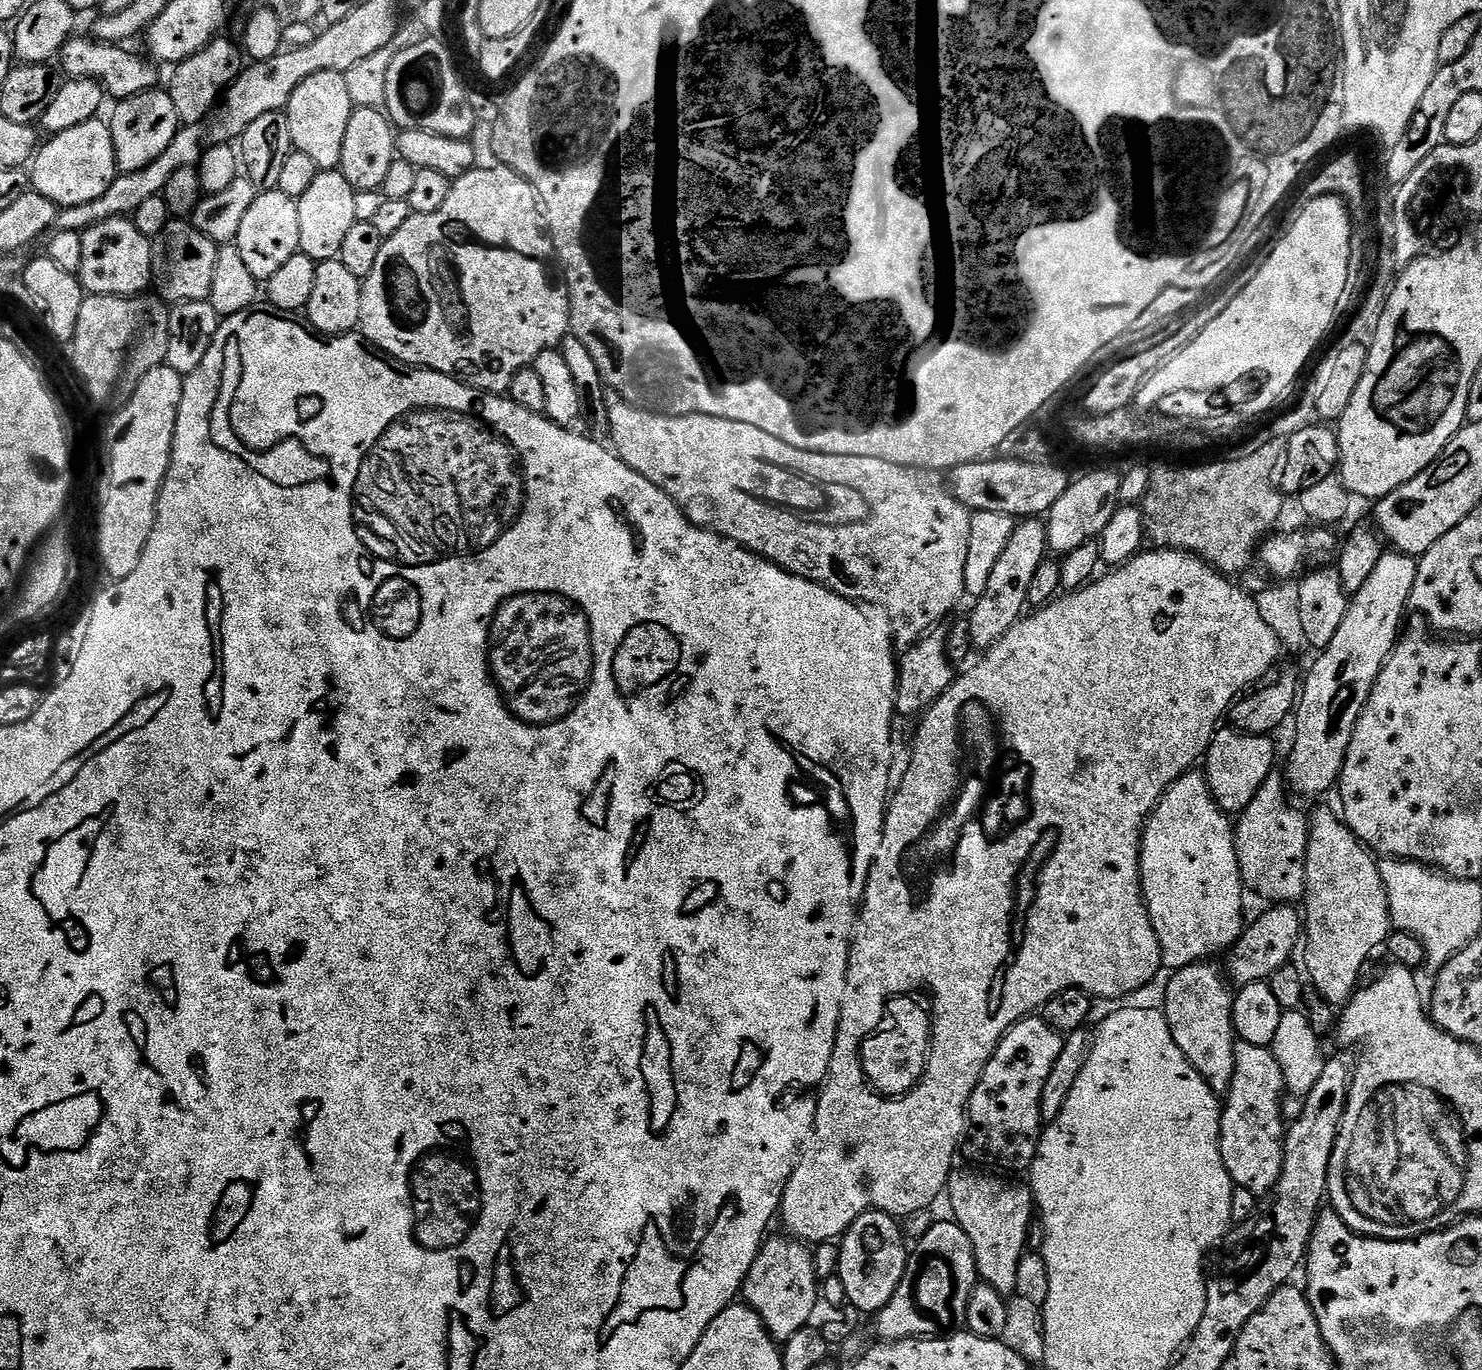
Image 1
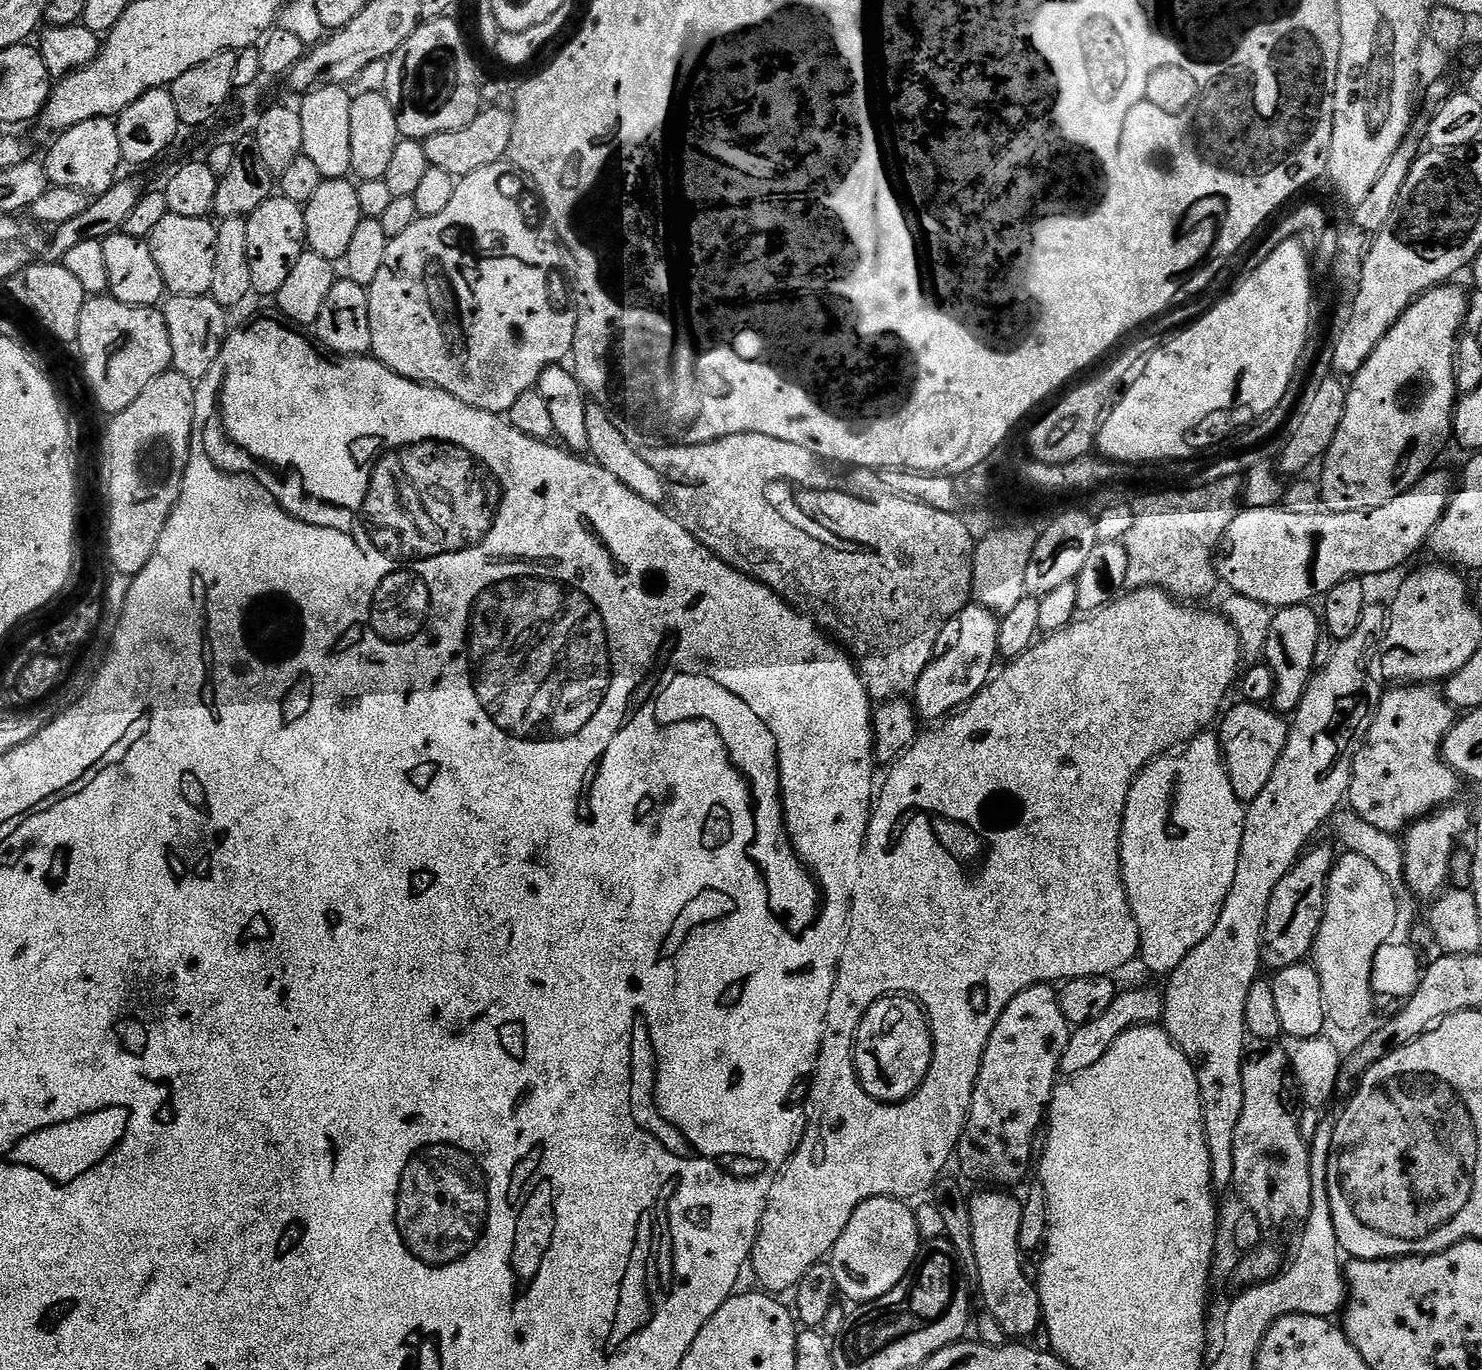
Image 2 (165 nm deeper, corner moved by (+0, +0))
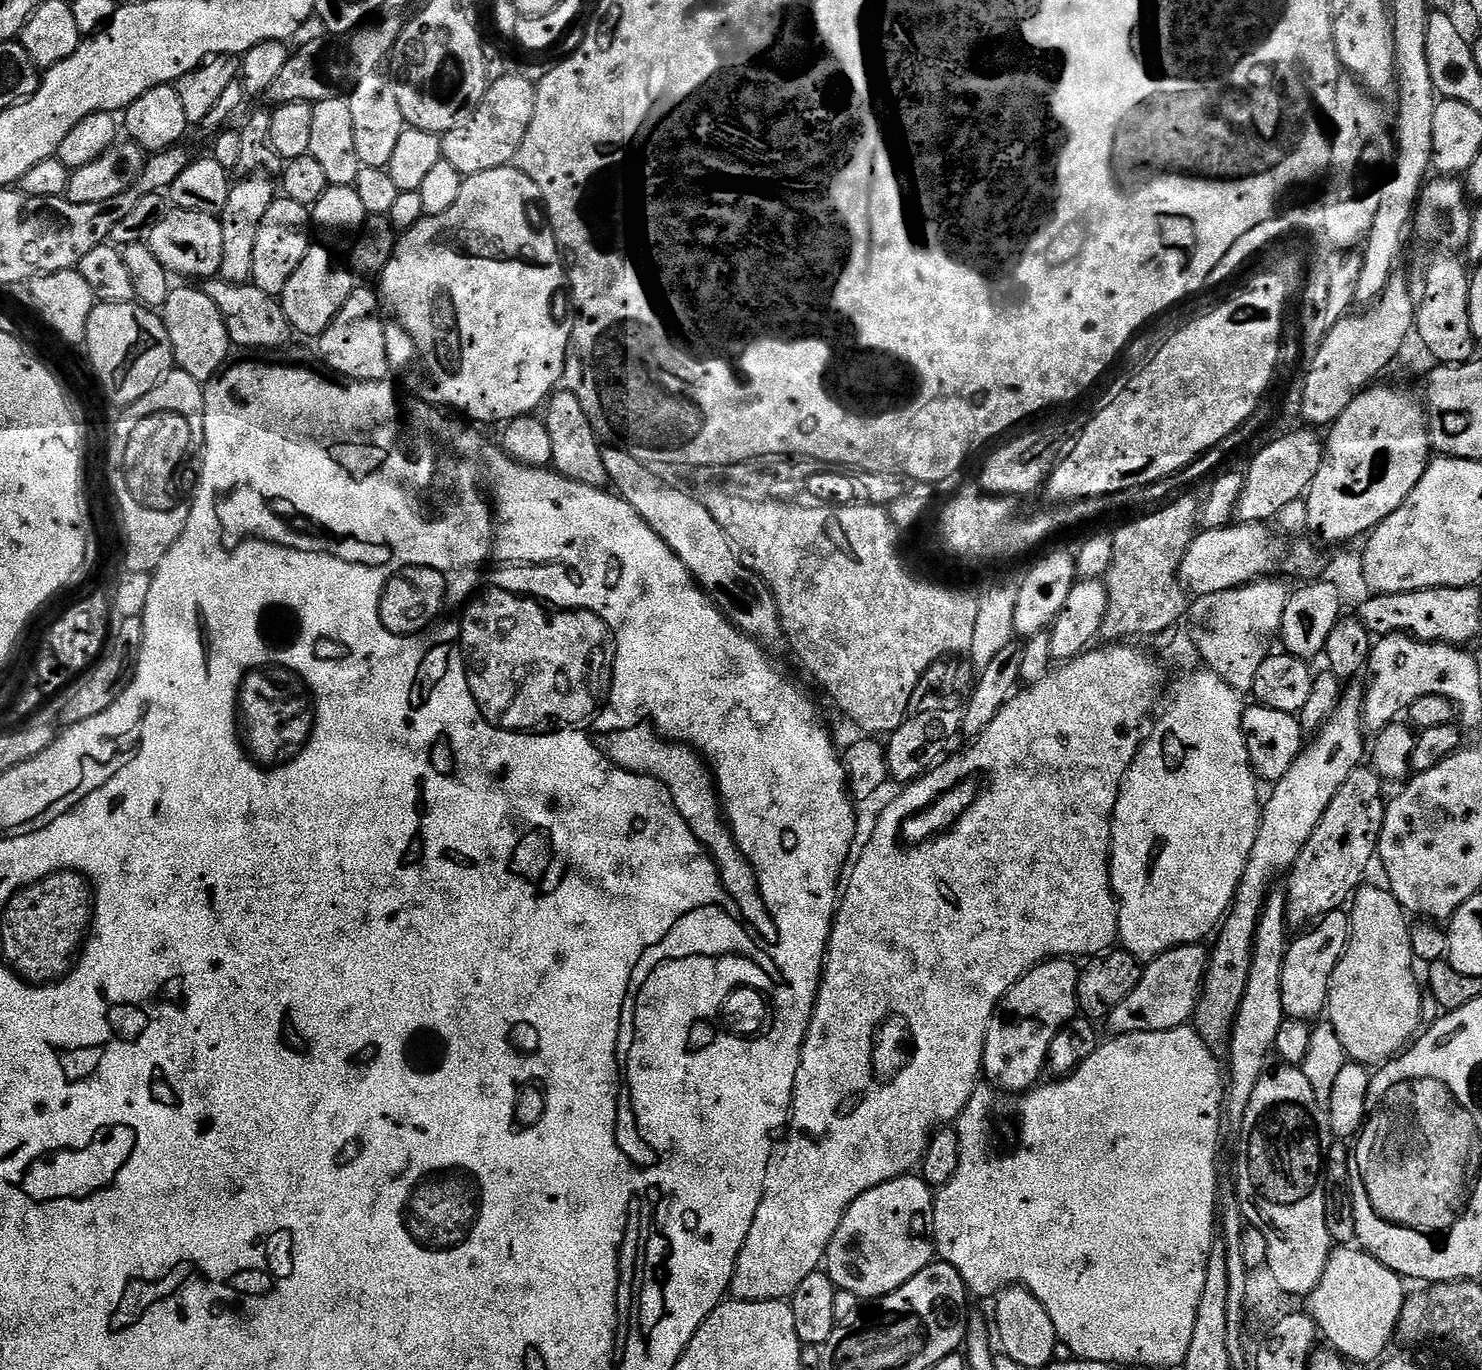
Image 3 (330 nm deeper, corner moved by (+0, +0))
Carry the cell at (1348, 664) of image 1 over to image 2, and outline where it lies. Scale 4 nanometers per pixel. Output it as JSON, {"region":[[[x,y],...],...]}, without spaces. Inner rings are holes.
{"region":[[[1375,602],[1369,603],[1354,634],[1335,645],[1330,662],[1319,669],[1308,683],[1306,694],[1294,713],[1296,721],[1293,719],[1288,729],[1286,750],[1282,750],[1282,758],[1278,758],[1278,766],[1274,766],[1270,782],[1266,782],[1266,787],[1262,794],[1258,794],[1258,798],[1250,801],[1244,813],[1242,850],[1238,854],[1234,886],[1230,886],[1230,894],[1226,894],[1226,906],[1222,906],[1218,922],[1214,922],[1214,930],[1210,930],[1208,937],[1194,946],[1194,950],[1190,950],[1190,954],[1186,954],[1186,958],[1182,958],[1182,962],[1167,977],[1168,989],[1163,989],[1162,992],[1162,1027],[1196,1068],[1198,1090],[1202,1098],[1206,1150],[1210,1150],[1212,1187],[1217,1193],[1224,1192],[1227,1188],[1229,1191],[1233,1187],[1234,1130],[1238,1130],[1238,1118],[1242,1118],[1242,1102],[1246,1102],[1246,1094],[1242,1090],[1242,1066],[1246,1051],[1247,998],[1262,972],[1264,923],[1270,910],[1270,898],[1274,894],[1274,886],[1278,886],[1278,882],[1286,878],[1288,871],[1309,847],[1308,839],[1327,820],[1329,823],[1337,809],[1345,803],[1352,781],[1352,757],[1356,755],[1356,750],[1368,731],[1369,721],[1380,705],[1382,687],[1380,688],[1381,681],[1374,675],[1374,665],[1380,655],[1384,632],[1388,629],[1389,615],[1389,609],[1385,605],[1383,608]]]}

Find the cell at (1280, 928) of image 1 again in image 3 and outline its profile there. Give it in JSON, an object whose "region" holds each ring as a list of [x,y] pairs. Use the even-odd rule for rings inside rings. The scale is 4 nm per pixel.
{"region":[[[1371,766],[1354,769],[1350,778],[1338,786],[1338,794],[1334,794],[1330,806],[1326,806],[1326,814],[1322,814],[1314,834],[1310,834],[1306,846],[1287,873],[1286,918],[1289,929],[1307,929],[1328,912],[1343,909],[1356,889],[1365,883],[1364,875],[1374,864],[1380,843],[1386,807],[1383,786],[1382,778]]]}

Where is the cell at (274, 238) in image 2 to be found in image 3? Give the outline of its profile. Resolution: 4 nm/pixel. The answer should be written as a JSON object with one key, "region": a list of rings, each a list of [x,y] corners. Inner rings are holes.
{"region":[[[283,198],[273,200],[270,210],[266,210],[262,218],[262,226],[258,226],[258,239],[254,241],[254,270],[251,283],[255,284],[258,290],[275,297],[279,297],[282,290],[286,290],[286,282],[290,282],[290,274],[298,270],[298,265],[302,262],[302,258],[306,258],[306,250],[310,247],[308,228],[310,232],[309,209],[293,200]]]}

